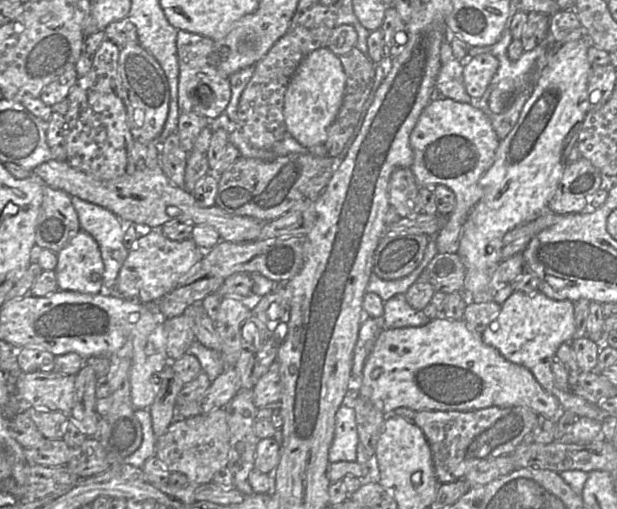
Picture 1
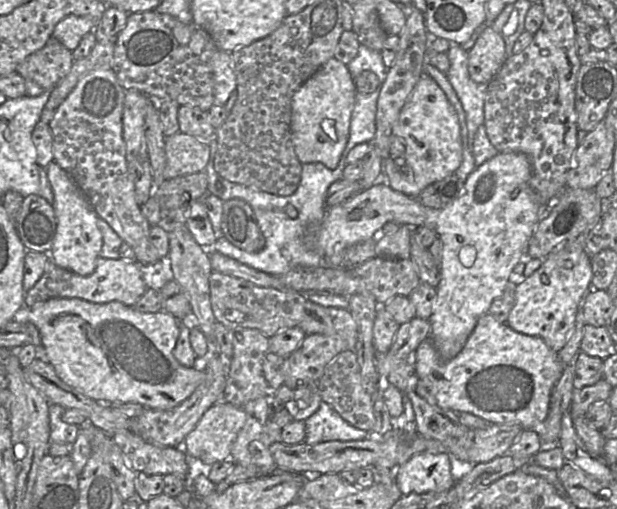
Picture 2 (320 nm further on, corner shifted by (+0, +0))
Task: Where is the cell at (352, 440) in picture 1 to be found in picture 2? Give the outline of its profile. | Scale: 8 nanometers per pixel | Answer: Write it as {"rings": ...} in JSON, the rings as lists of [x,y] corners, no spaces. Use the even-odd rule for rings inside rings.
{"rings":[[[321,402],[319,408],[304,420],[304,423],[304,443],[308,445],[329,441],[361,440],[368,437],[367,432],[350,425],[325,402]]]}

